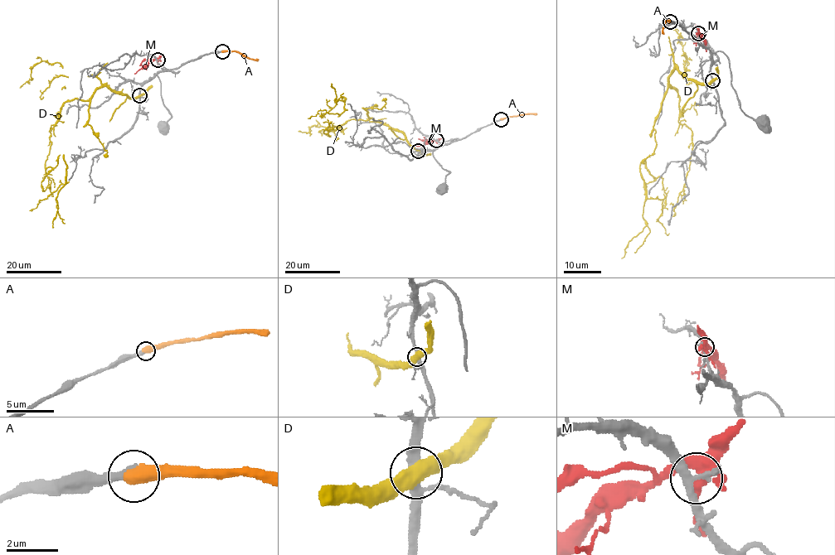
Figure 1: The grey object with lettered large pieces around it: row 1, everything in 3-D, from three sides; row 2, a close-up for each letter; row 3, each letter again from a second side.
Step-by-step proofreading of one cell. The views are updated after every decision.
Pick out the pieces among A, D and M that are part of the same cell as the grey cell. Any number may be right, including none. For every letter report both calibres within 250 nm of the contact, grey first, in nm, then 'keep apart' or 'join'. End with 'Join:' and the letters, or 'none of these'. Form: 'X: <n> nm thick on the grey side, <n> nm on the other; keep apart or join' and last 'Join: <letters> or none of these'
A: 320 nm thick on the grey side, 600 nm on the other; join
D: 280 nm thick on the grey side, 550 nm on the other; keep apart
M: 240 nm thick on the grey side, 360 nm on the other; keep apart
Join: A

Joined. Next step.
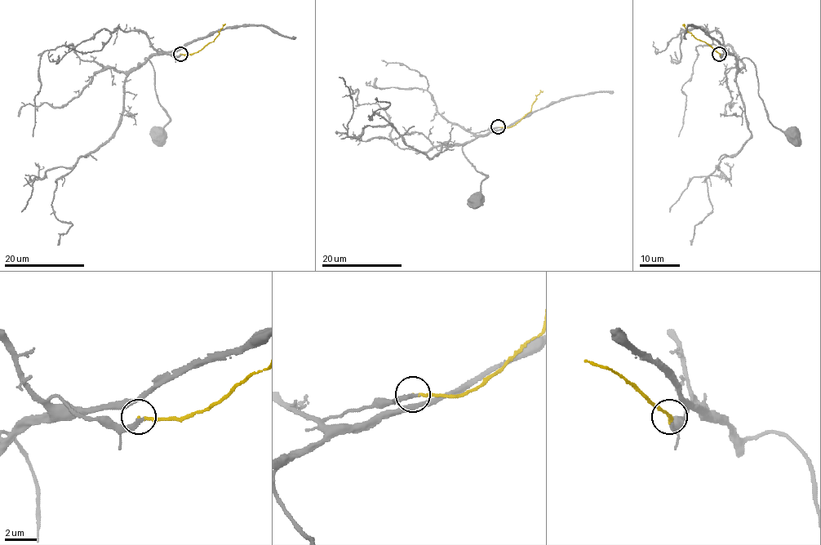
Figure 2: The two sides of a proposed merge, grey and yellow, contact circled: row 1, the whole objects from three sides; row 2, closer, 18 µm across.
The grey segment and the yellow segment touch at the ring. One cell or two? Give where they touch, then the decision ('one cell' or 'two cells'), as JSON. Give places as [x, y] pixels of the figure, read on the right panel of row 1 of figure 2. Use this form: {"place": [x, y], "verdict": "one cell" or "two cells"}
{"place": [719, 54], "verdict": "one cell"}

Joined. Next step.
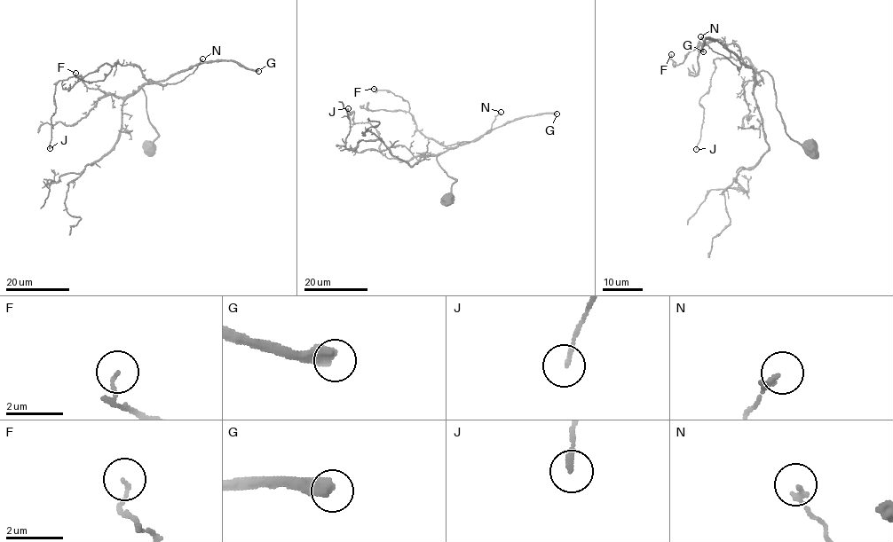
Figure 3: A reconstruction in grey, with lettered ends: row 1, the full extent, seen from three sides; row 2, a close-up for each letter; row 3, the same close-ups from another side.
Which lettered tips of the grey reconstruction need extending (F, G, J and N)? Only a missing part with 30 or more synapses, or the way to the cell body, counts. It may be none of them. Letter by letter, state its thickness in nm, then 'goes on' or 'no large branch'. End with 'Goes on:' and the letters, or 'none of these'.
F: 100 nm | no large branch
G: 500 nm | goes on
J: 140 nm | no large branch
N: 150 nm | no large branch
Goes on: G

